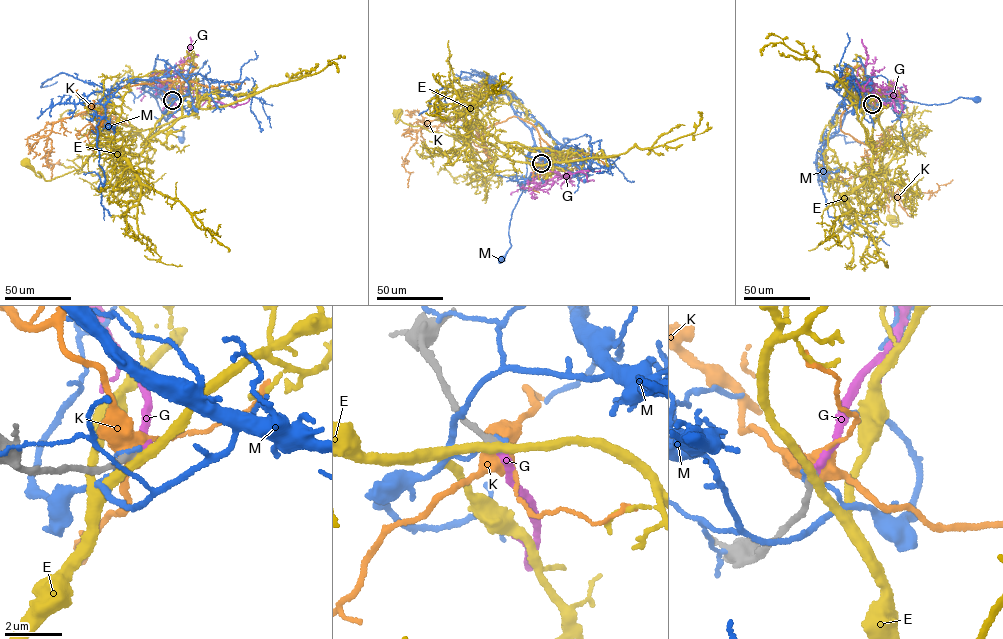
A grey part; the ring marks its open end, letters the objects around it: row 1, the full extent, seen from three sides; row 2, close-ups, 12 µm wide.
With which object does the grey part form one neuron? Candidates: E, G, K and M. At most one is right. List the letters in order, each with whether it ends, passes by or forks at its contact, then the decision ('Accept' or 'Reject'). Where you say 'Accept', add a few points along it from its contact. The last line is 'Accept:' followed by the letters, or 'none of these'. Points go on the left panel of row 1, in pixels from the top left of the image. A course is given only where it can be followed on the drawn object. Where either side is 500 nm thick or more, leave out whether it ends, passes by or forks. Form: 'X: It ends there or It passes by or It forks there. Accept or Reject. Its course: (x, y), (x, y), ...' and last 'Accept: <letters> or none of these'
E: It passes by. Reject
G: It ends there. Accept. Its course: (172, 100), (165, 85), (177, 89), (192, 86), (209, 100), (233, 107), (247, 102), (248, 98)
K: It forks there. Reject
M: It ends there. Reject
Accept: G

